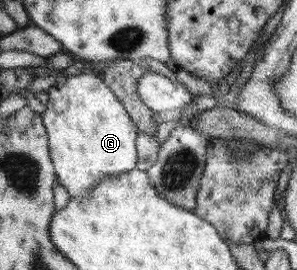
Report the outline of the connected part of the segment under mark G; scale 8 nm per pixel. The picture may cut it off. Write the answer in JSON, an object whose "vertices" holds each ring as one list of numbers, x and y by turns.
{"vertices":[[87,69,76,75,70,72,65,77,59,76,47,93,50,99,45,105,46,111,41,116,48,134,49,154,58,183,67,189,71,197,76,201,88,199,88,195,98,185,98,181,136,168,136,161,138,161,136,135,139,129,122,102,116,98,97,71]]}

